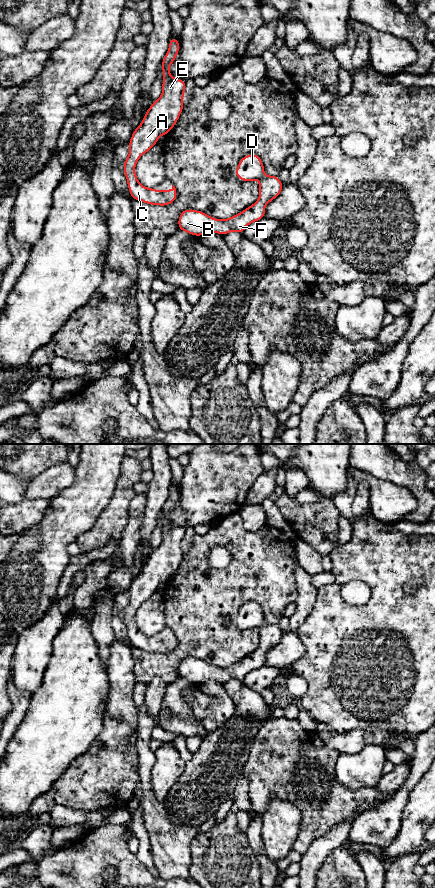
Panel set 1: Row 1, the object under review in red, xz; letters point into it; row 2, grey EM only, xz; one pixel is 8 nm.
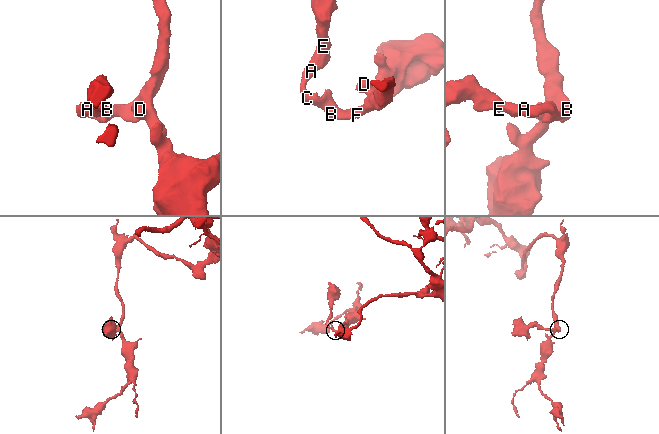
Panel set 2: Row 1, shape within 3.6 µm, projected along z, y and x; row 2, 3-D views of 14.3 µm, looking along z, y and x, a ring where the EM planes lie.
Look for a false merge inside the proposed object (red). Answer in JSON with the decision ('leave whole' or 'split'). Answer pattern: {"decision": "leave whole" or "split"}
{"decision": "leave whole"}

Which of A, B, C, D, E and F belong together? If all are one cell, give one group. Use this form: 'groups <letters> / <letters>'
groups A B C D E F

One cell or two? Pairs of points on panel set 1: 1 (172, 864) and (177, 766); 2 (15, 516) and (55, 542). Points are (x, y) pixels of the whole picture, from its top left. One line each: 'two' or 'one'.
1: two
2: two

